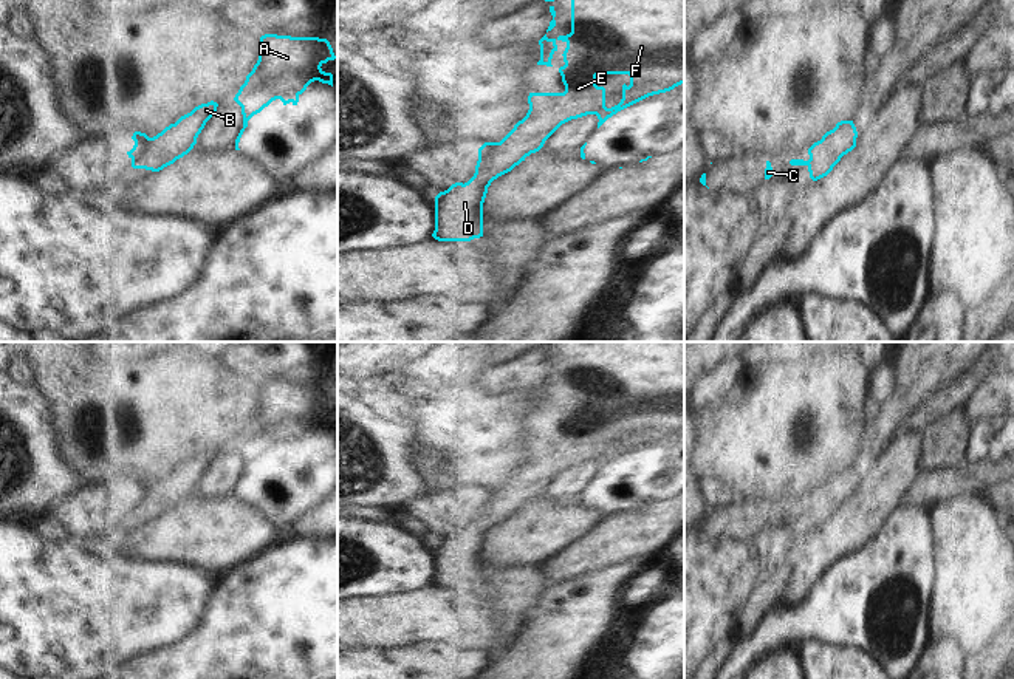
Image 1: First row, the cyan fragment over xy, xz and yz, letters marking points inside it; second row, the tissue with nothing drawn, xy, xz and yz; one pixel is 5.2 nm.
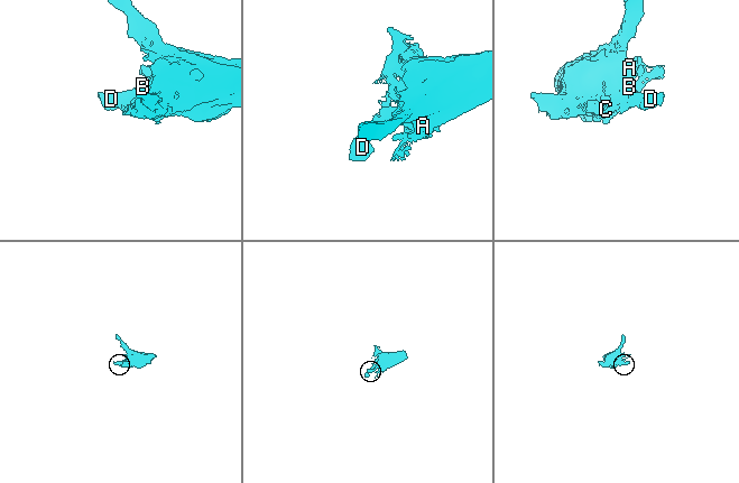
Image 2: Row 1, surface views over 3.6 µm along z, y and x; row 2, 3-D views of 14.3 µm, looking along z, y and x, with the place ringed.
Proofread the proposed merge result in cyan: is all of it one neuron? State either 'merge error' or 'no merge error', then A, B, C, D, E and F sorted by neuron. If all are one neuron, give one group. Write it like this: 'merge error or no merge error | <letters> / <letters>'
no merge error | A B C D E F

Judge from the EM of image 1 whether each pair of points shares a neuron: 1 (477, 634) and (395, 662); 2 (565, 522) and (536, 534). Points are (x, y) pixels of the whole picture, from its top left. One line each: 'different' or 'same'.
1: different
2: same

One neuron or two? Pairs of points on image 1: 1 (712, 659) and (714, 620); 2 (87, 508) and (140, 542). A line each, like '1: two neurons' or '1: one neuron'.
1: two neurons
2: two neurons

